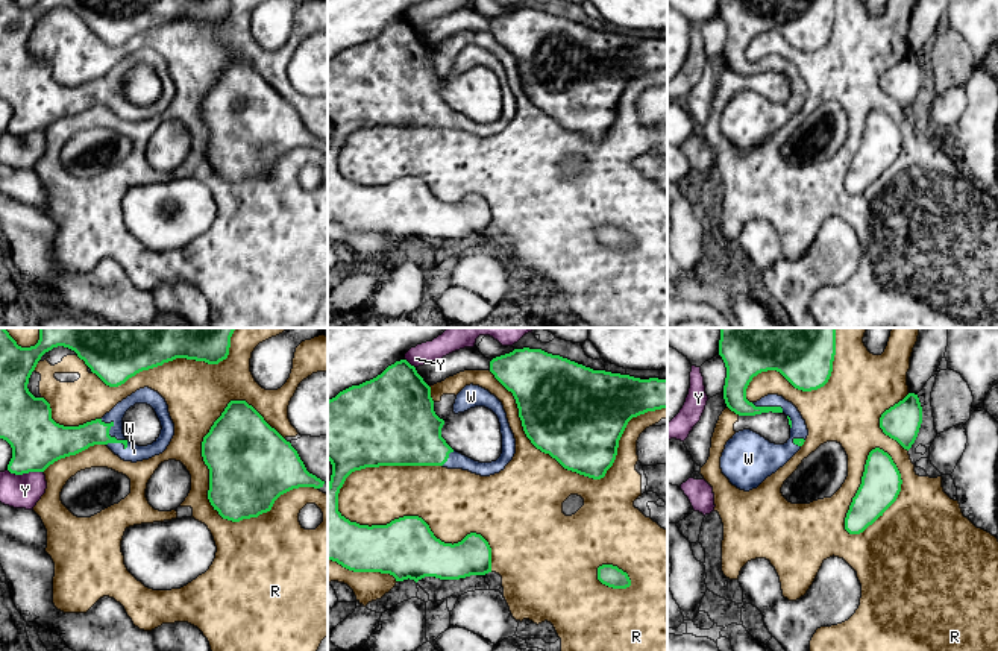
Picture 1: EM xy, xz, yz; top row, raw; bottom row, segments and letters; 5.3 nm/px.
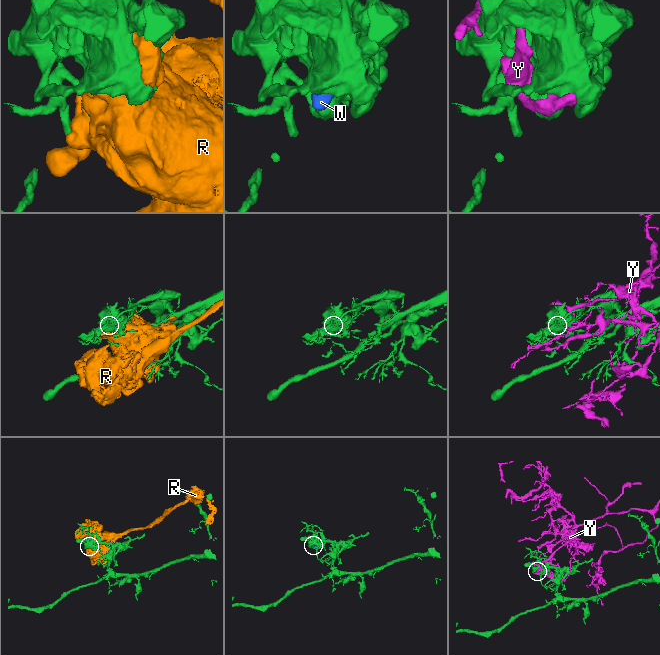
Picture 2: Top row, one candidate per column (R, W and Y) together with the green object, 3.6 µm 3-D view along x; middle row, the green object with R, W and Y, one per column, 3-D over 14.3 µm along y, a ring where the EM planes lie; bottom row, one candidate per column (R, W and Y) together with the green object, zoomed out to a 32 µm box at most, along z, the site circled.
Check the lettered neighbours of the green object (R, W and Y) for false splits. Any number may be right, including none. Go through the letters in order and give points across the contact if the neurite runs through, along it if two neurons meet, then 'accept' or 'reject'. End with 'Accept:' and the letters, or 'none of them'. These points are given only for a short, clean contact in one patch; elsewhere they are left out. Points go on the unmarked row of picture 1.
R: reject
W: way xy (62, 102), (87, 94), (108, 94), (129, 113), (134, 113); accept
Y: reject
Accept: W

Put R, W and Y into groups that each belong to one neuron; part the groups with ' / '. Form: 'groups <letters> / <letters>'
groups R / W / Y

